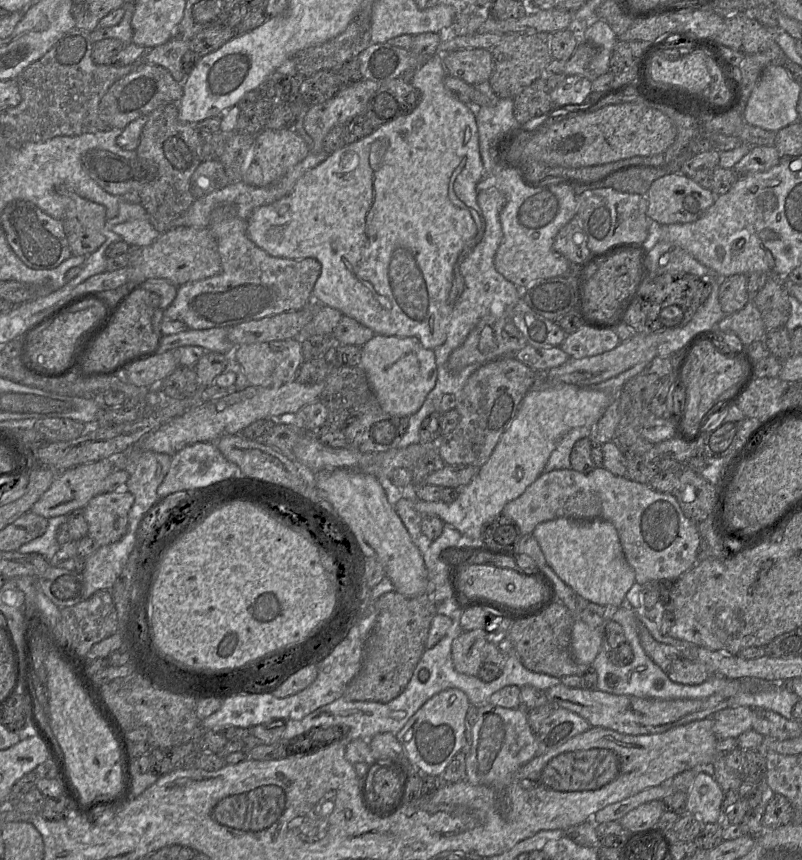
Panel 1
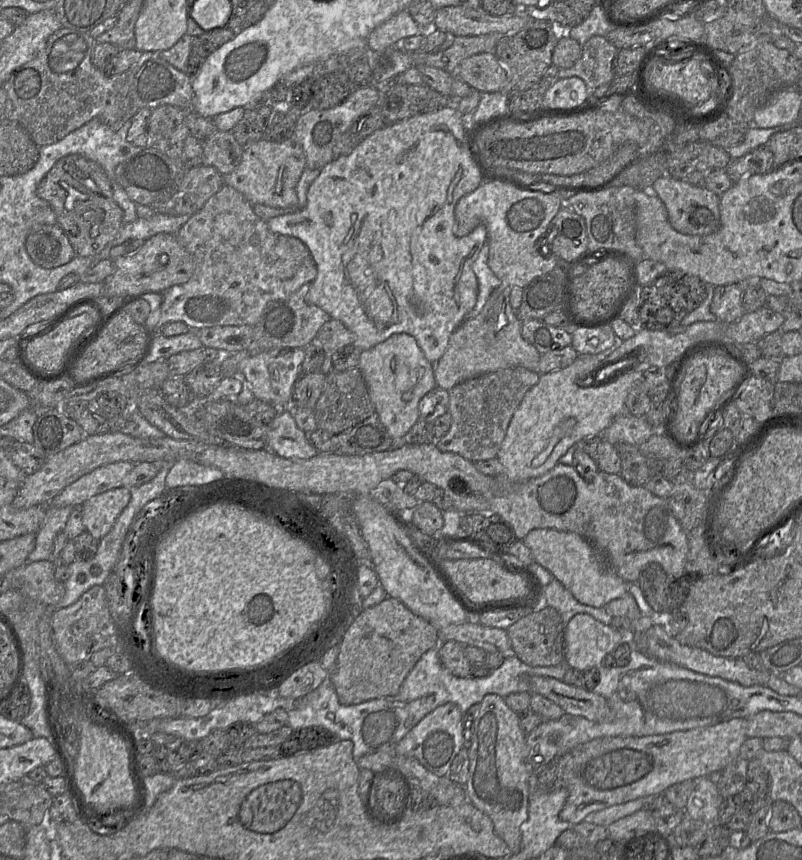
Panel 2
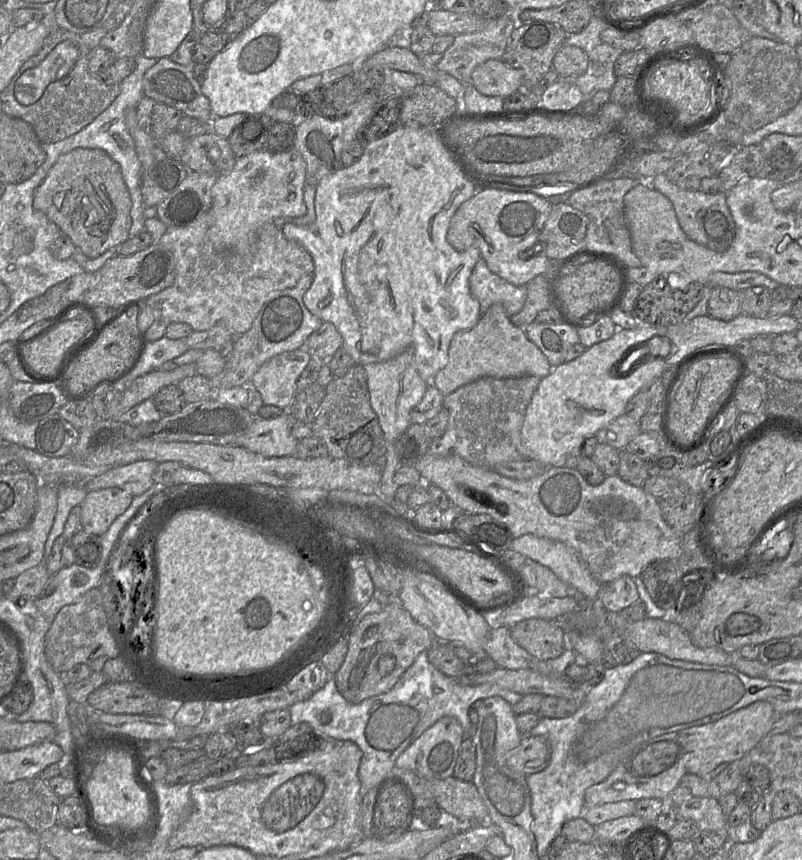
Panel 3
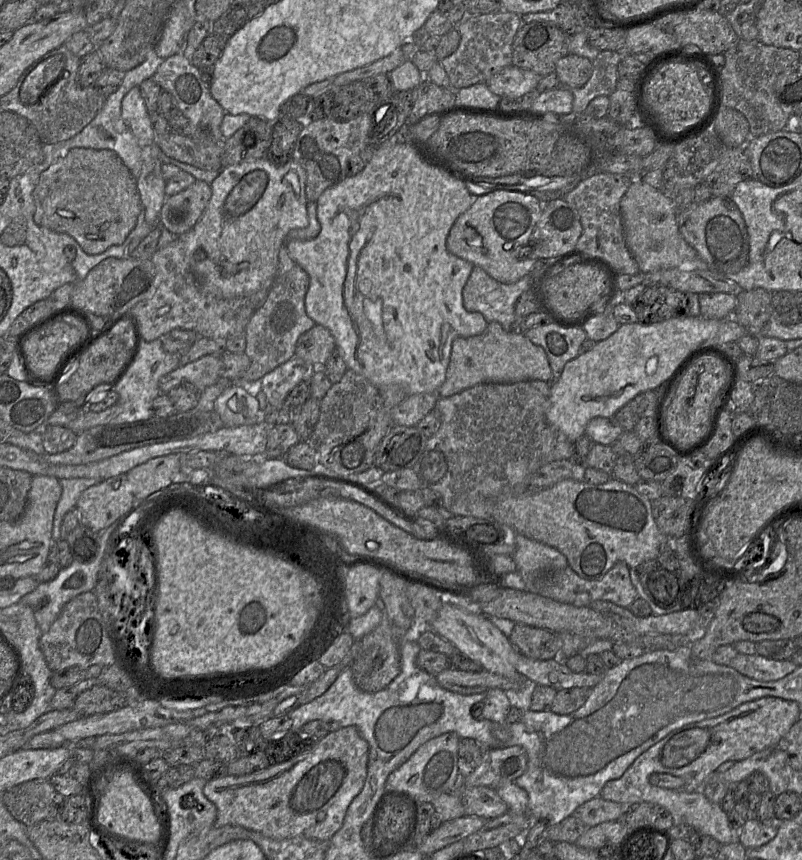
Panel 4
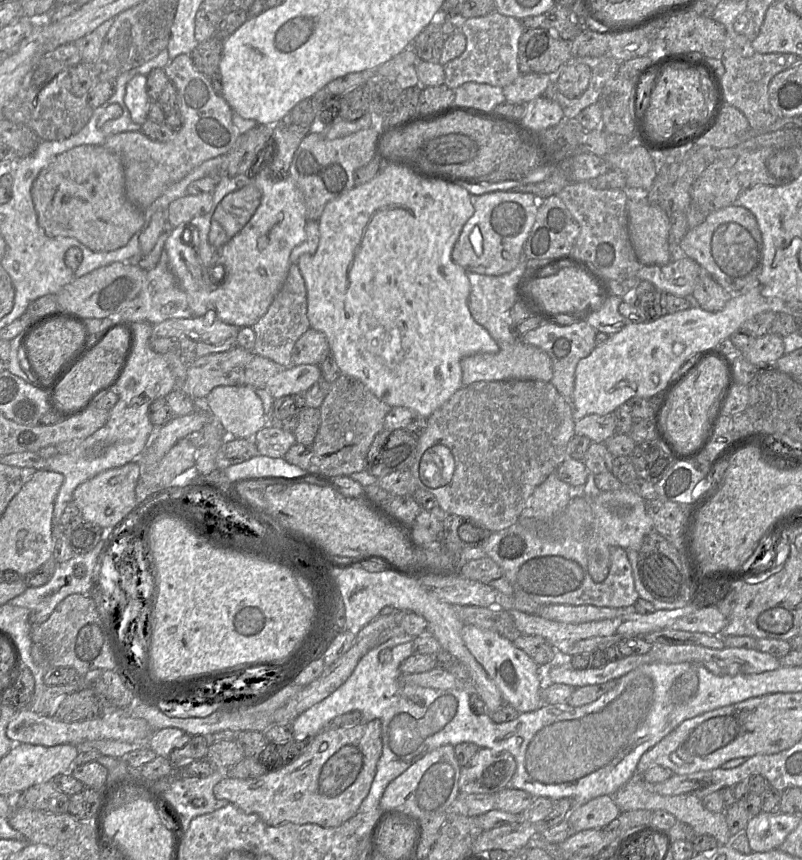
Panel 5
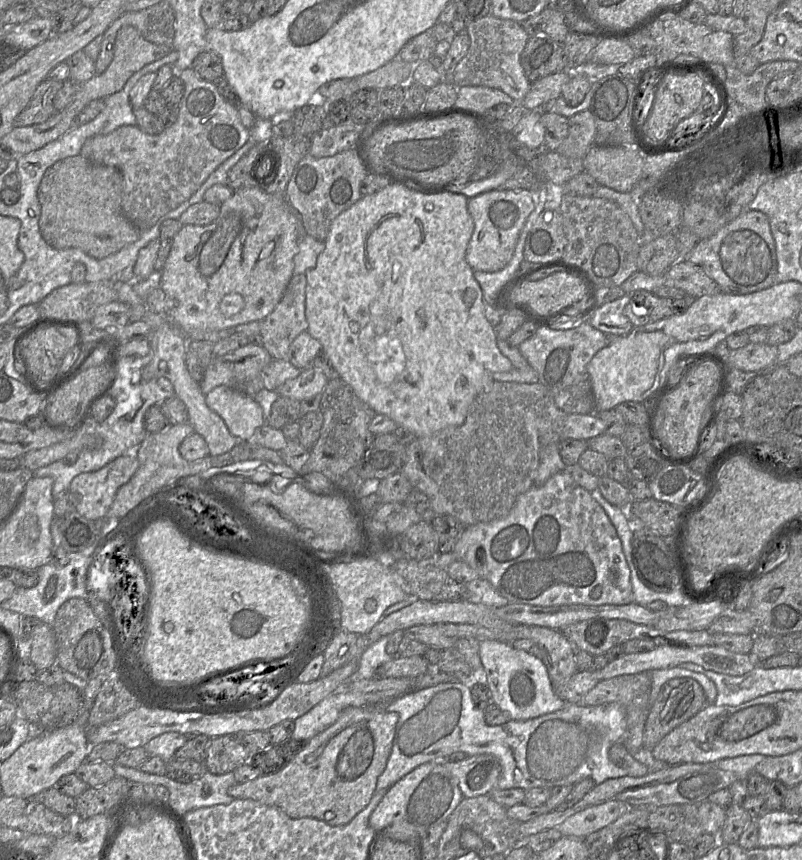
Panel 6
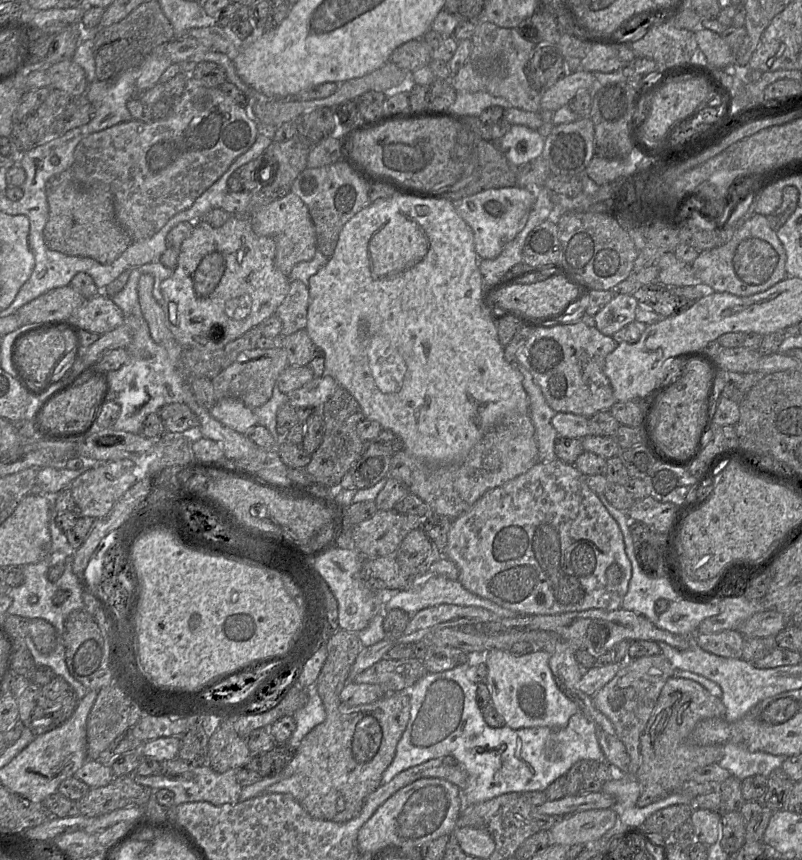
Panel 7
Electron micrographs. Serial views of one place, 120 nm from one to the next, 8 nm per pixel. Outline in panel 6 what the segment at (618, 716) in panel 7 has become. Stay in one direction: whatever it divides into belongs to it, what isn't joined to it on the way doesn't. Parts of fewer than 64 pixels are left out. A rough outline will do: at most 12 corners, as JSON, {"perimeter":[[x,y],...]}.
{"perimeter":[[651,672],[600,680],[579,702],[626,710],[622,743],[634,755],[650,712]]}

